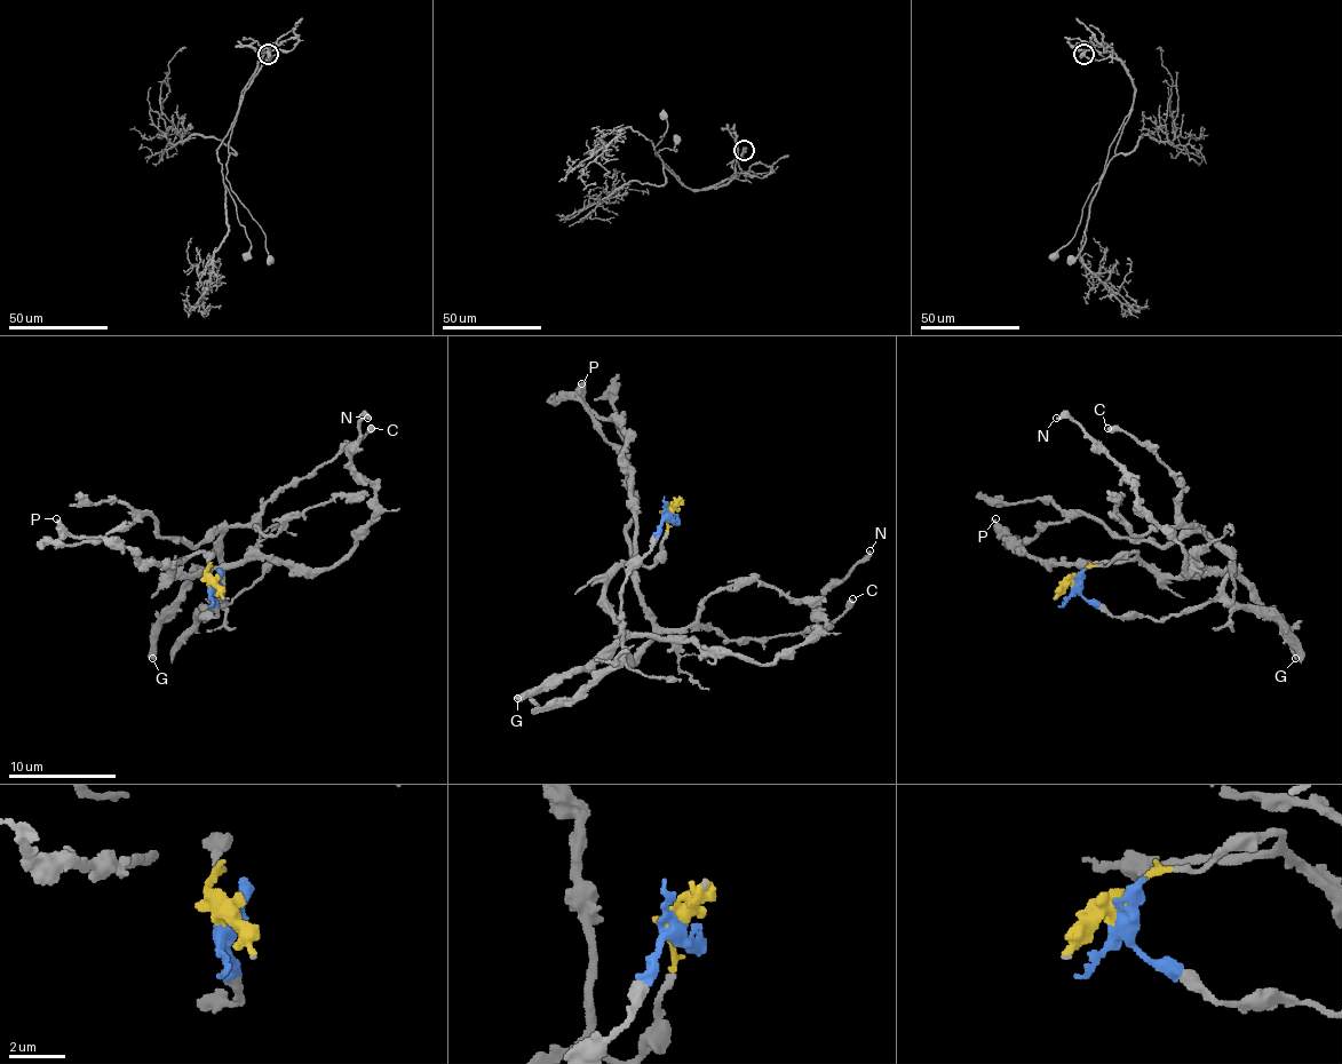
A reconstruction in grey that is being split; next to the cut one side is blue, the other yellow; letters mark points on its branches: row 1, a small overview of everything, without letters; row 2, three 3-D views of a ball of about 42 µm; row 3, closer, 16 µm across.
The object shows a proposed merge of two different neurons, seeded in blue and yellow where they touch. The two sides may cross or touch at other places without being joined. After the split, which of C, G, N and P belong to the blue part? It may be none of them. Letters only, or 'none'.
C

